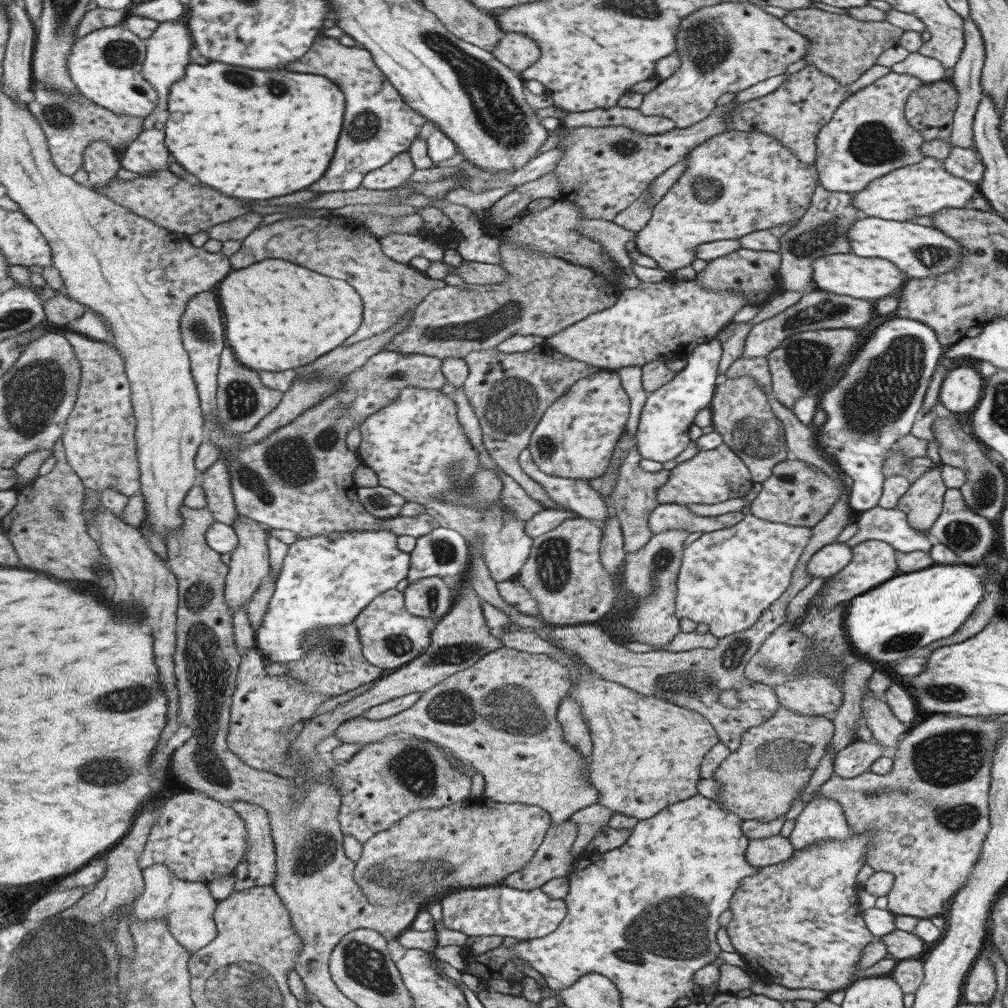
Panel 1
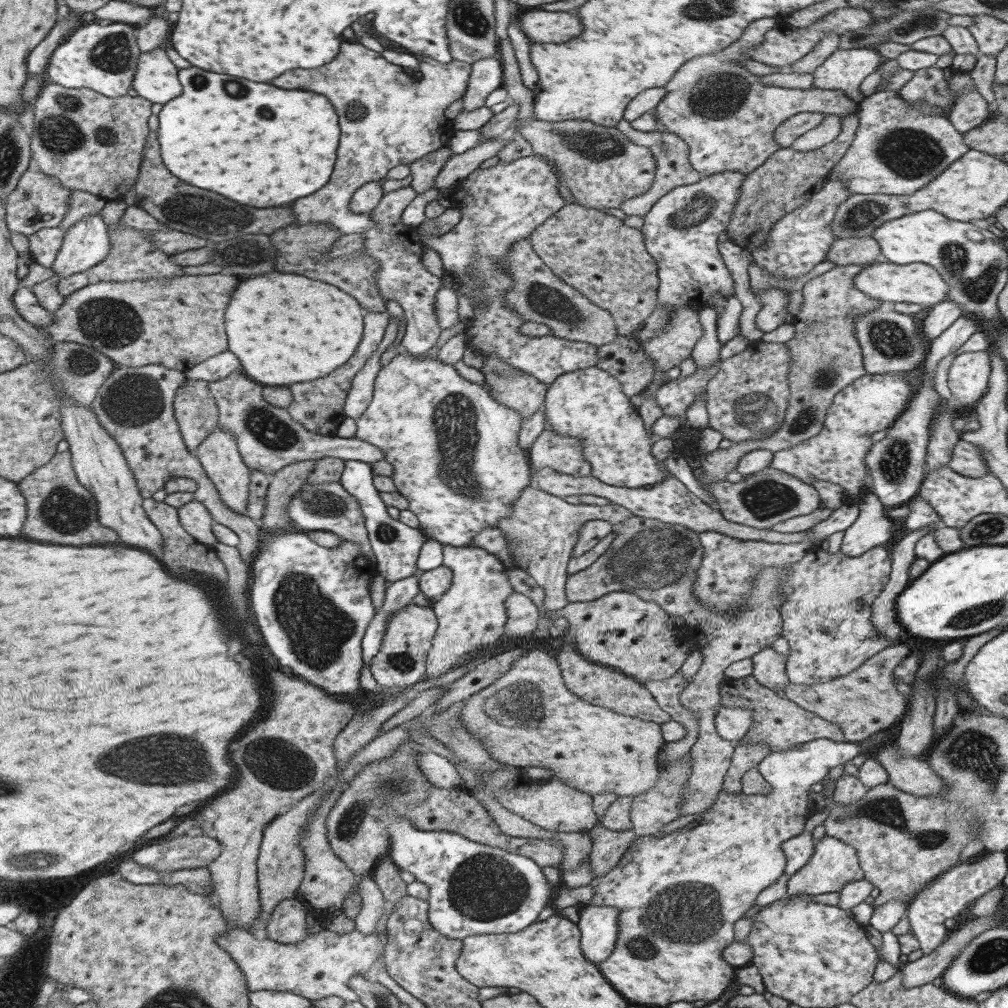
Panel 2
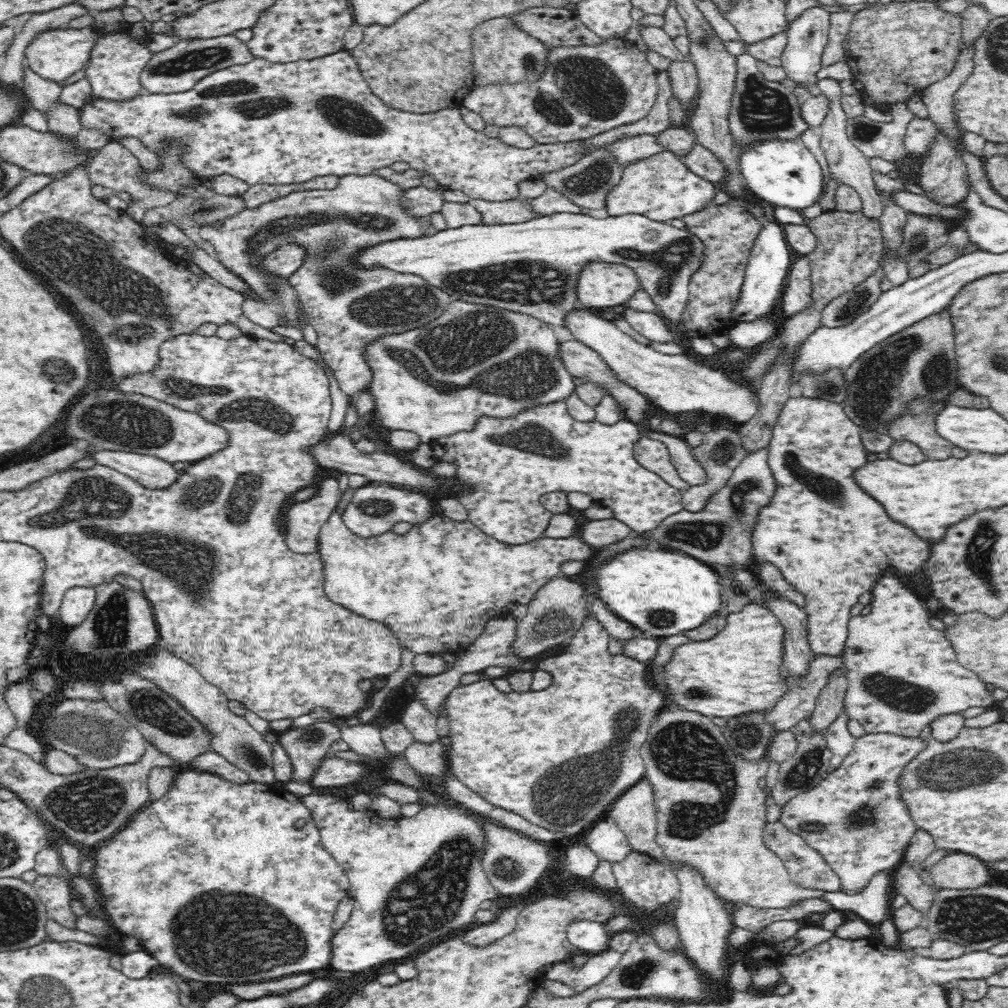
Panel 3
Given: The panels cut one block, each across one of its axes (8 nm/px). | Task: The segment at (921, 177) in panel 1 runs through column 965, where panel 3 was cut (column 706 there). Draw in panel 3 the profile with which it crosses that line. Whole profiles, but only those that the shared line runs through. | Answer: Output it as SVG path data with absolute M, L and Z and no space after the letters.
M669 151L658 152L654 156L633 160L623 166L620 180L606 192L605 209L609 217L640 214L664 223L706 208L716 187L717 184L690 172L682 164L680 156Z

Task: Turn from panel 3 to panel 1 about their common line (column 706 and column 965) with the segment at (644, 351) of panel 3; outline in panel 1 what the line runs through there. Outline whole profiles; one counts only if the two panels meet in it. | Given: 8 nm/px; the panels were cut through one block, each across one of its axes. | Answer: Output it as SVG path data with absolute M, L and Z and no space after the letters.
M971 367L946 371L938 390L939 402L953 414L967 412L978 403L984 387L983 377Z

